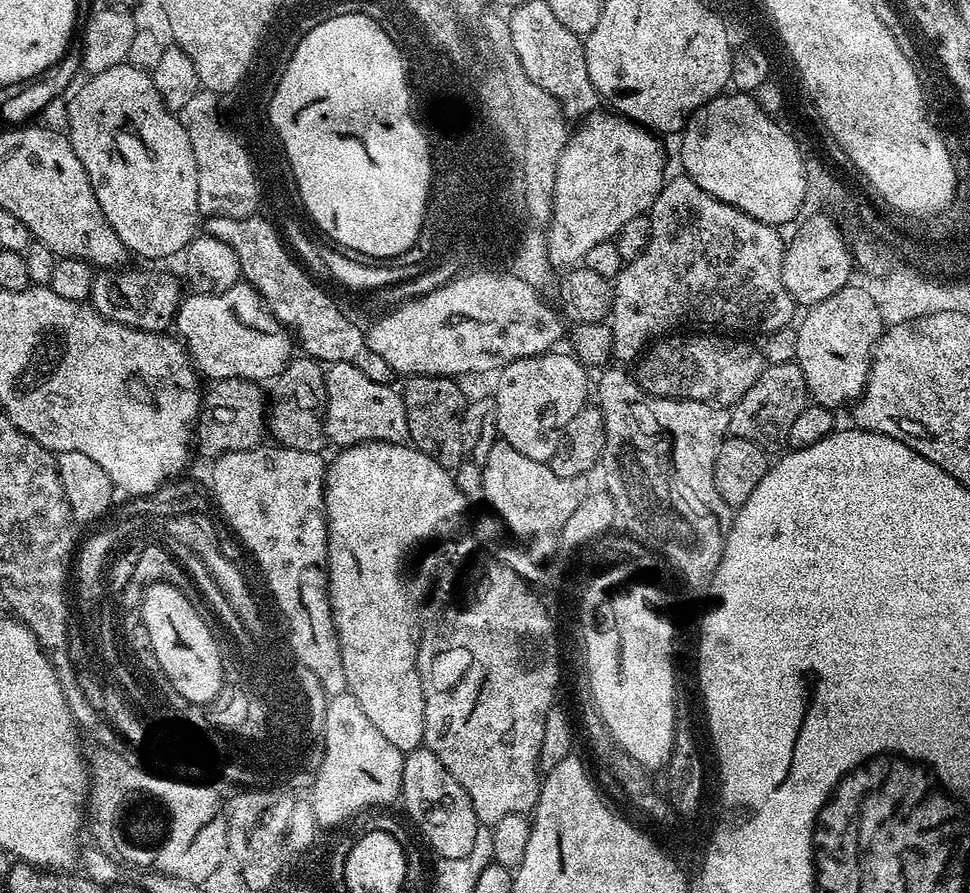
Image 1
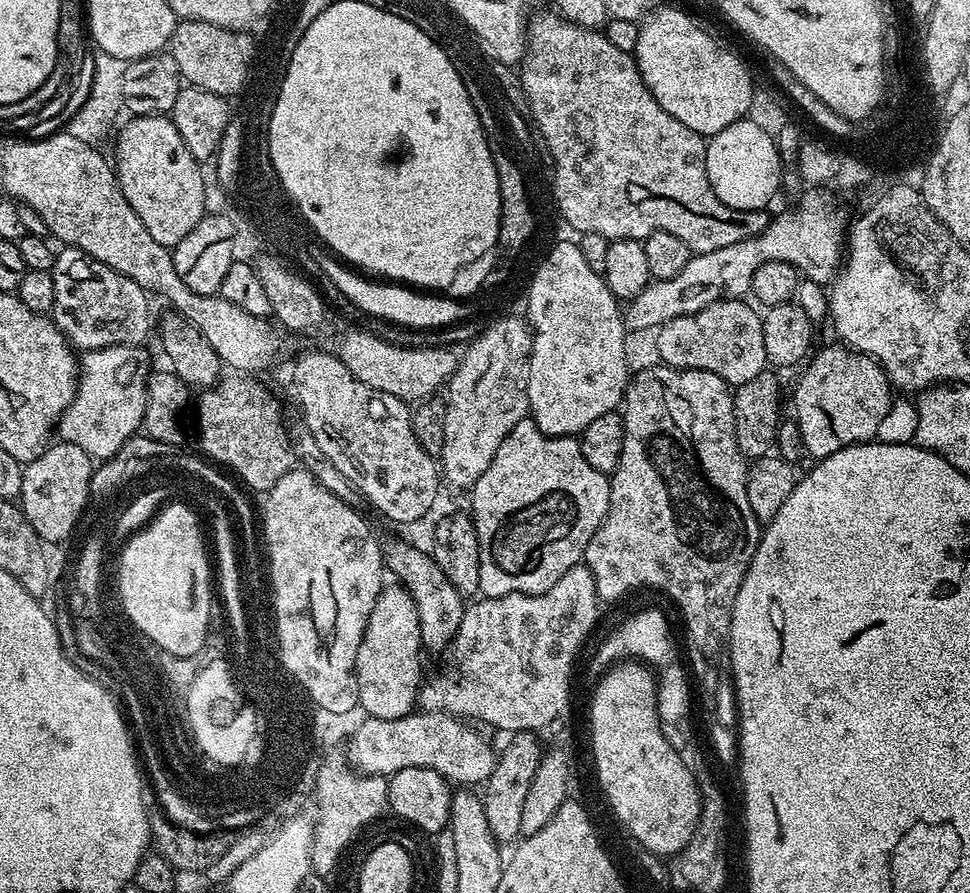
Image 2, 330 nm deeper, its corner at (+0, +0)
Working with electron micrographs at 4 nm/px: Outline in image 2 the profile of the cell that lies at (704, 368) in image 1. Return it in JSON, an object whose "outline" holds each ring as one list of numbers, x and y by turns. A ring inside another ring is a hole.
{"outline":[[743,299,719,300,692,315,683,315,661,325,655,333,656,348,661,358,659,361,667,367,700,369,703,372,717,374,734,388,744,382,750,382,750,379,756,378,760,372,765,371,768,363,763,345,763,317,751,303,750,305,746,303,748,302]]}

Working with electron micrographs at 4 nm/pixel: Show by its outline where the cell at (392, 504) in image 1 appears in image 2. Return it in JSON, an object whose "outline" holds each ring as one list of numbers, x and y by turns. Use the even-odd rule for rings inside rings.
{"outline":[[392,582,380,589,374,602,374,610,370,610,370,622,366,622,366,630,362,634,362,646,358,646,356,659,356,681,358,682,359,707,374,718,402,718,409,715,417,707,420,695,422,676,420,677,420,623,418,622,418,606,411,593,399,583]]}

